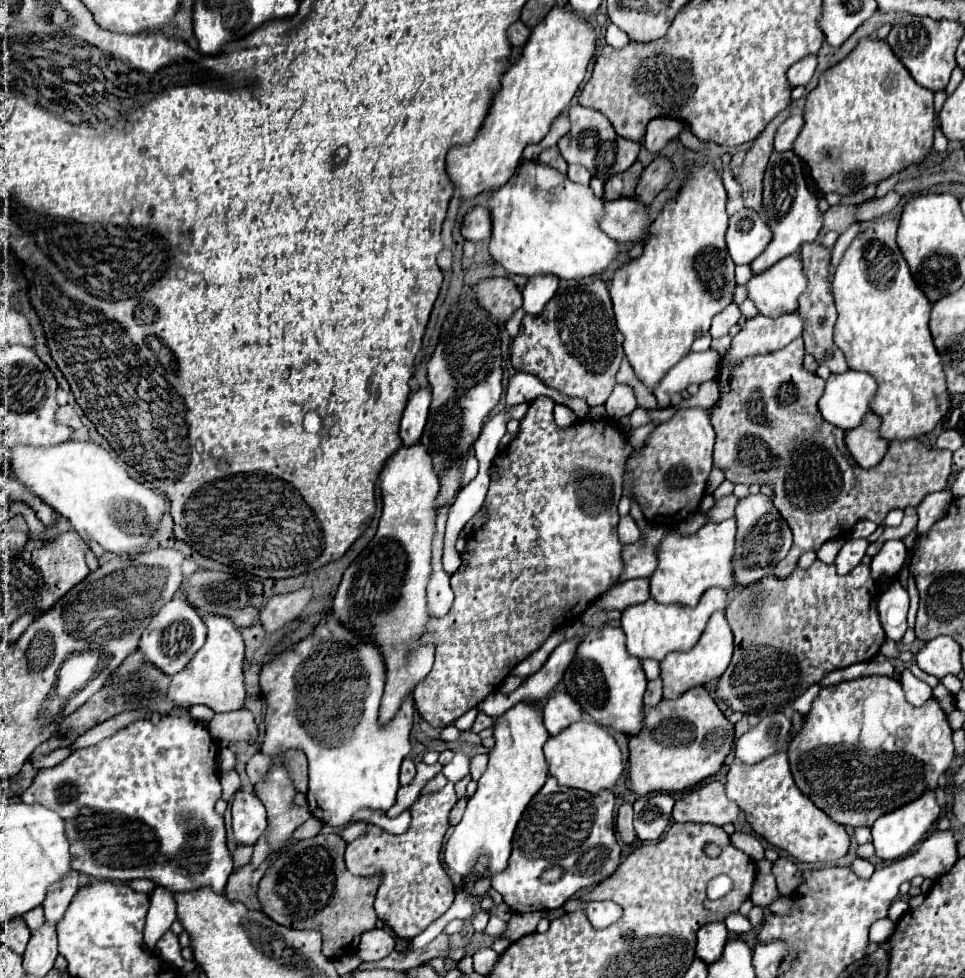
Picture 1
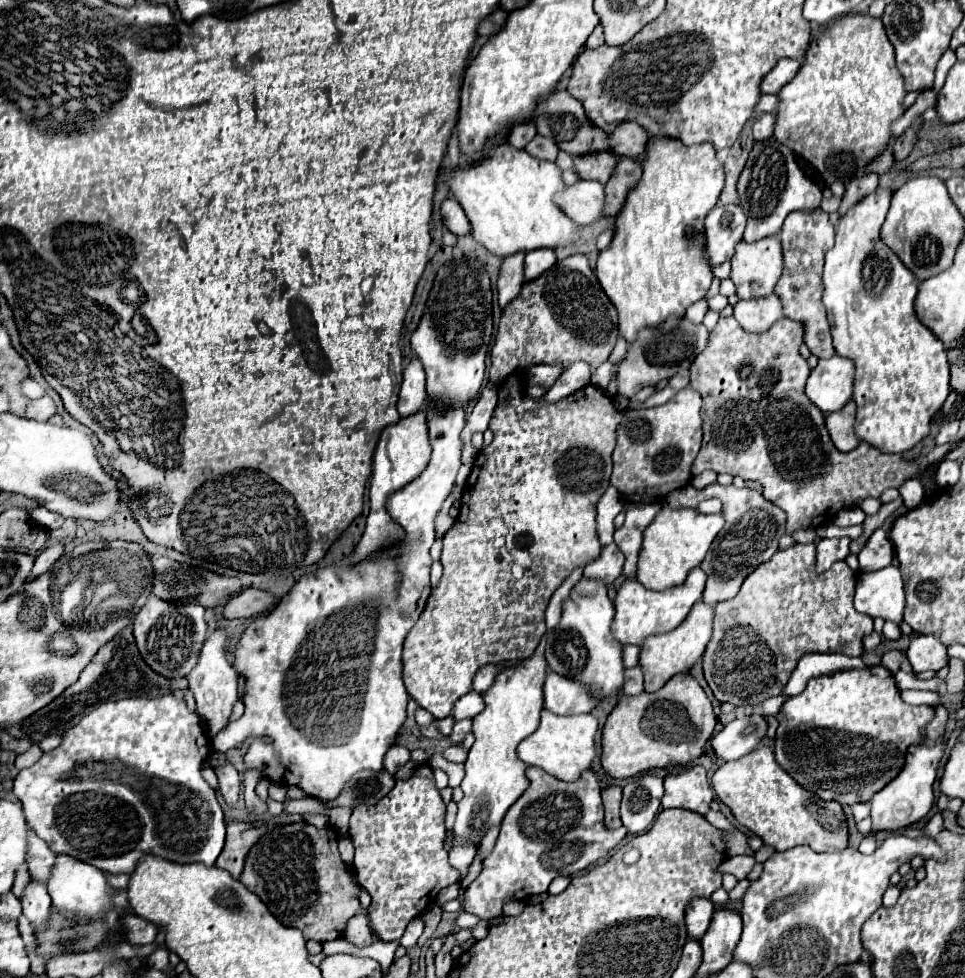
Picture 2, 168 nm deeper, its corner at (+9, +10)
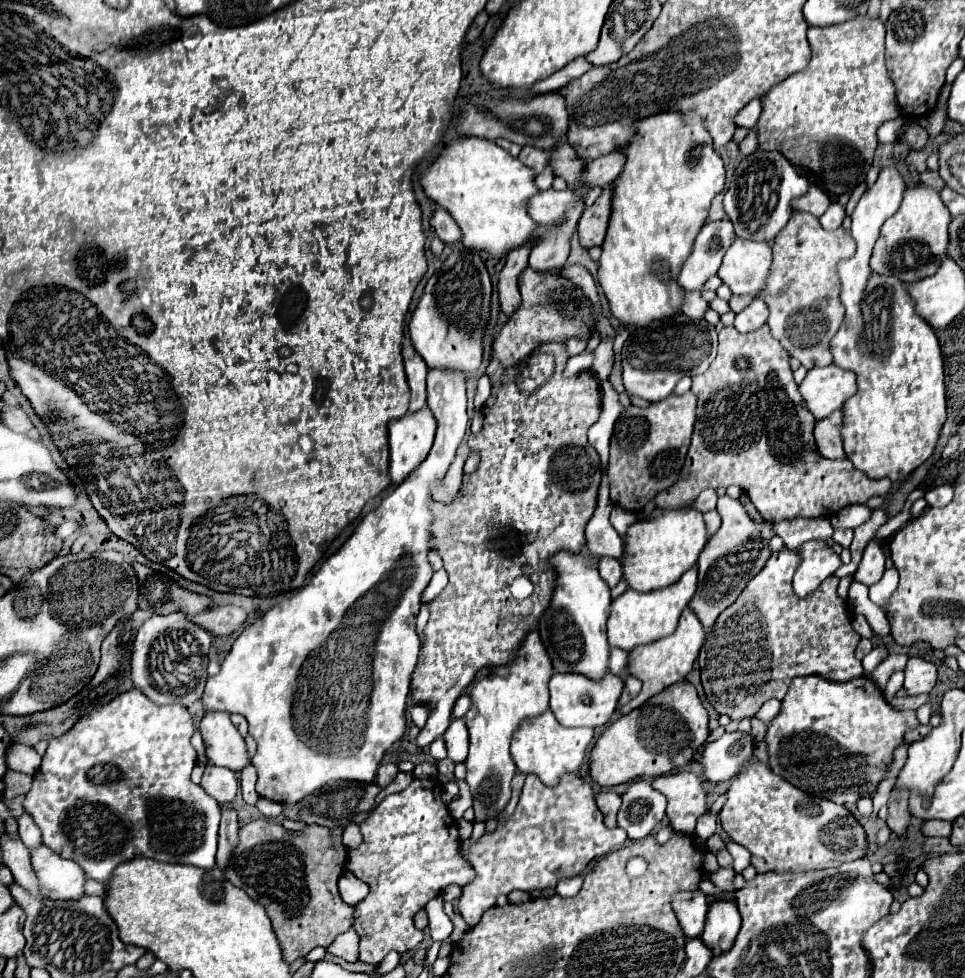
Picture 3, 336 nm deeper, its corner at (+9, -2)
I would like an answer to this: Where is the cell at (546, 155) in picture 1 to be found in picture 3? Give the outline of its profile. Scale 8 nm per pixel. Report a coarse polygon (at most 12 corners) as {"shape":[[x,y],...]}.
{"shape":[[525,146],[519,160],[537,174],[549,166],[551,152]]}

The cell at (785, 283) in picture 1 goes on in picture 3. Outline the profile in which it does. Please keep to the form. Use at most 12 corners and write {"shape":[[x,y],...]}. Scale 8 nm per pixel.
{"shape":[[735,238],[717,276],[733,294],[757,298],[773,252],[767,242]]}

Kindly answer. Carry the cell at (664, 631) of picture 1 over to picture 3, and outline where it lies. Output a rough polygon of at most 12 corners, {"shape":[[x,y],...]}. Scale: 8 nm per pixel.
{"shape":[[697,568],[663,592],[611,602],[609,646],[631,652],[677,630]]}

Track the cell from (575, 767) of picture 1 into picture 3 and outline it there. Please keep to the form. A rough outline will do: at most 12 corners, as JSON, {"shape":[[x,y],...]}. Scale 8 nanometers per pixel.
{"shape":[[553,712],[511,742],[517,770],[557,786],[577,772],[591,728],[565,728]]}

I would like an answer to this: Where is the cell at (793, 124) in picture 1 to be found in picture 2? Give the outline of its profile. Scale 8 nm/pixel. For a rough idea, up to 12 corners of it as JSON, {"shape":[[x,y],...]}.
{"shape":[[763,114],[753,122],[753,138],[773,134],[775,114]]}

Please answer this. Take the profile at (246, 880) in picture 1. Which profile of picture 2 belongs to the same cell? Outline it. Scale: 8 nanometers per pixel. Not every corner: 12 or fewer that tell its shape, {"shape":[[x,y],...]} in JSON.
{"shape":[[229,822],[215,866],[239,878],[243,860],[269,826]]}

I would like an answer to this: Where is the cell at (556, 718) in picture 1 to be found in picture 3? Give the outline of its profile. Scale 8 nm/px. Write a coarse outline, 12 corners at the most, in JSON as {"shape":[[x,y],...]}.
{"shape":[[553,674],[551,712],[561,726],[603,726],[623,690],[599,684]]}

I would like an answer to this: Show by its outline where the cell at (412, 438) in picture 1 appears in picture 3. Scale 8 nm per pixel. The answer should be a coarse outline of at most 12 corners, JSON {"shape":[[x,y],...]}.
{"shape":[[415,354],[405,362],[409,412],[425,408],[427,366]]}

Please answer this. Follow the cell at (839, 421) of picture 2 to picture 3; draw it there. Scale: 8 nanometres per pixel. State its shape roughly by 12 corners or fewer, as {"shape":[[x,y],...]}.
{"shape":[[843,410],[817,422],[821,456],[845,458]]}

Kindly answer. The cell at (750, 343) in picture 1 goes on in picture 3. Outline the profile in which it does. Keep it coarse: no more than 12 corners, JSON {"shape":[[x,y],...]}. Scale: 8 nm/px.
{"shape":[[755,298],[735,316],[739,332],[751,332],[767,322],[769,308]]}

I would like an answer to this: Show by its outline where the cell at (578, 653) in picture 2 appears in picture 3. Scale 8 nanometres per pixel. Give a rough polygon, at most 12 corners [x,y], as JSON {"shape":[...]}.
{"shape":[[583,554],[551,558],[539,622],[555,672],[609,672],[609,586]]}

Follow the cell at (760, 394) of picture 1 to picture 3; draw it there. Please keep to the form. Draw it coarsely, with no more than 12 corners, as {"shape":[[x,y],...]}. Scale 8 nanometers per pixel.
{"shape":[[719,328],[697,422],[655,498],[739,486],[765,522],[887,496],[815,444],[789,352]]}

